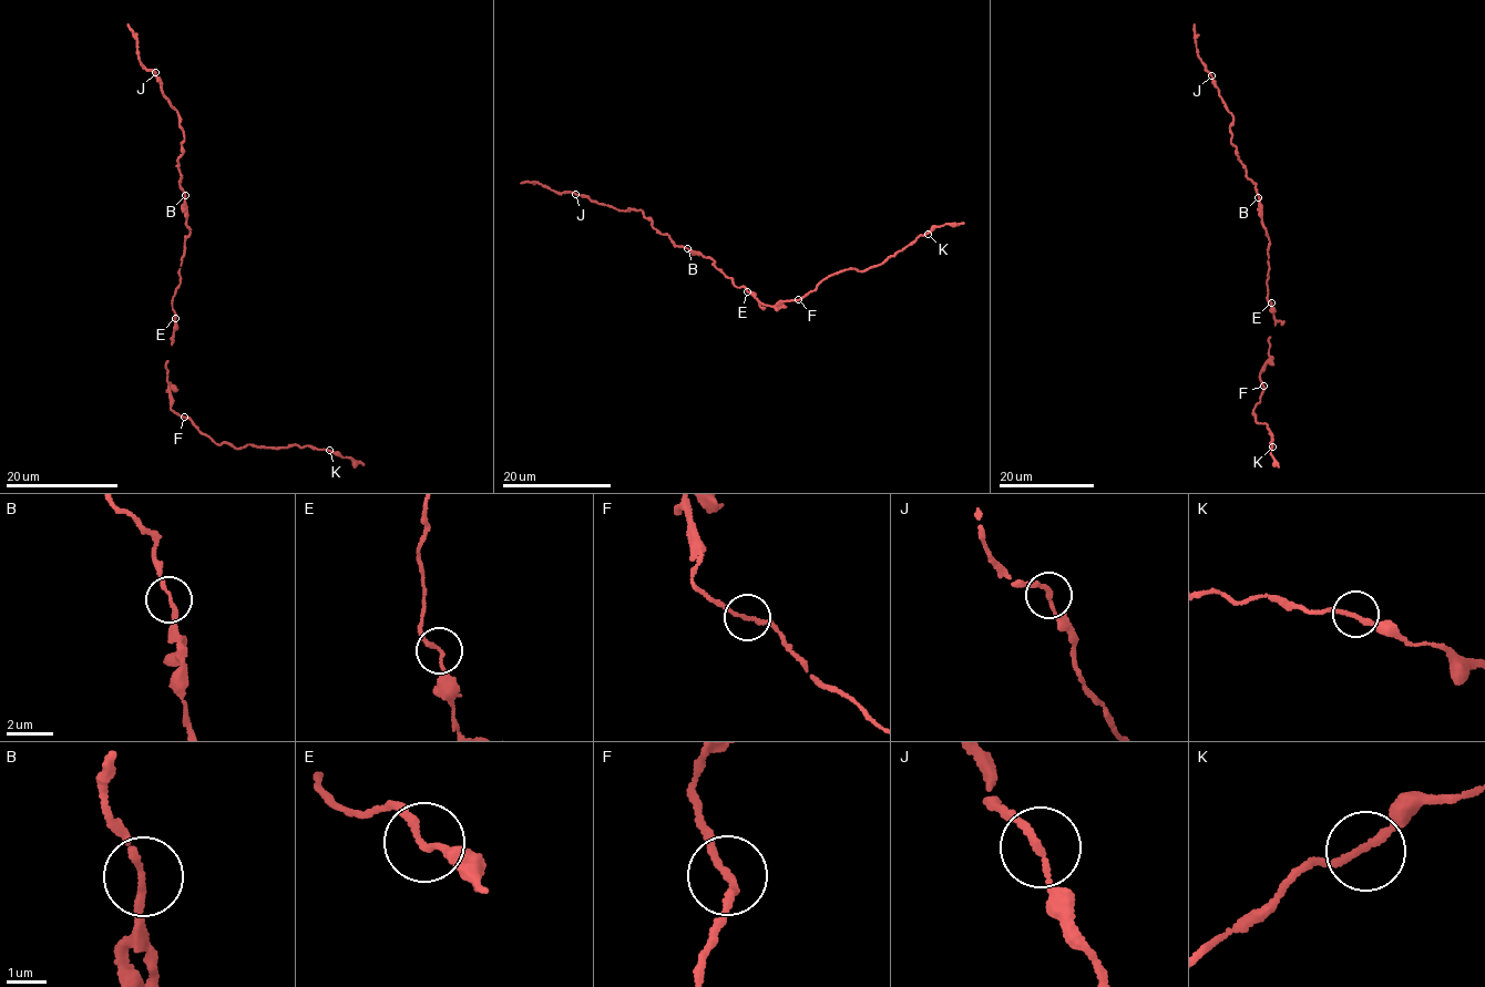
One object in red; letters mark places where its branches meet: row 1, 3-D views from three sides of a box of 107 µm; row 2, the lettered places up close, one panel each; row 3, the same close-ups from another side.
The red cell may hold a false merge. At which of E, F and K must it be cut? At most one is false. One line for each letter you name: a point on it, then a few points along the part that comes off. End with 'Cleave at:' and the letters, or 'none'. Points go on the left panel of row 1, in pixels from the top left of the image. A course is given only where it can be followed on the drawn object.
Cleave at: none

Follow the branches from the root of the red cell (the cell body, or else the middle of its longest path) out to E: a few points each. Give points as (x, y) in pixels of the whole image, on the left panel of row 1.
E: (174, 295), (175, 318)

